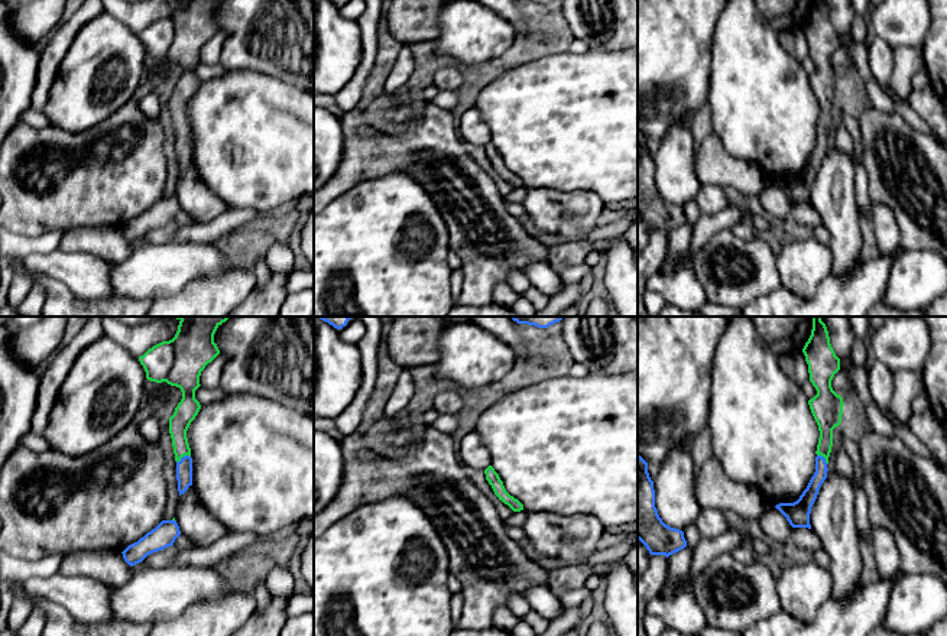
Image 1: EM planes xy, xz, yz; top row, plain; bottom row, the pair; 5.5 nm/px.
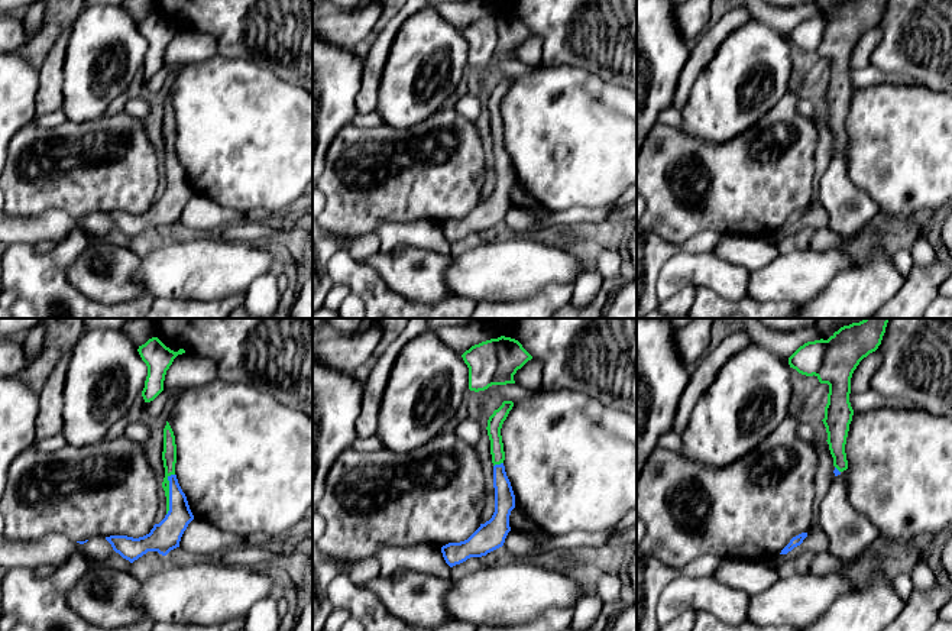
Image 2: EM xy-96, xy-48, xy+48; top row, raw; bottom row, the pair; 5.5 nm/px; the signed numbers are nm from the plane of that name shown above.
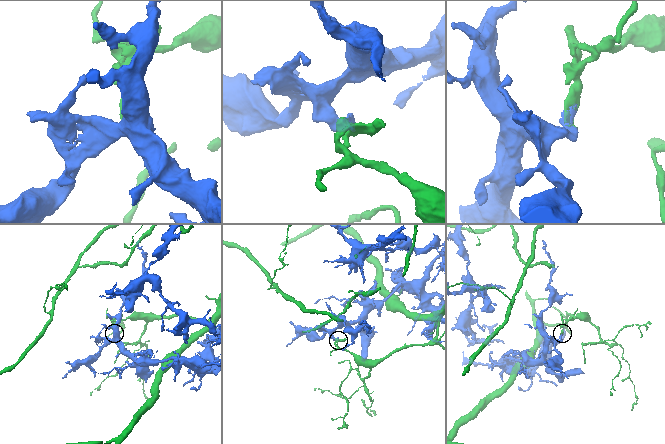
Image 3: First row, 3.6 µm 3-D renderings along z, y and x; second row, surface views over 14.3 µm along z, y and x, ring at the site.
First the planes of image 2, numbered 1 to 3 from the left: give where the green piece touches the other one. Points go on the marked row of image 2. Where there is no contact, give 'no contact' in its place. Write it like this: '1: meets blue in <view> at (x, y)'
1: meets blue in xy-96 at (170, 494)
2: meets blue in xy-48 at (498, 465)
3: meets blue in xy+48 at (836, 469)

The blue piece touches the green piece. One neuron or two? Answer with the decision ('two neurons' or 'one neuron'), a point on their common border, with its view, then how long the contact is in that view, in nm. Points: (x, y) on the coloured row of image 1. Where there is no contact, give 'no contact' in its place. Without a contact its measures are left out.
two neurons; meets blue in xy at (182, 457); contact 90 nm long

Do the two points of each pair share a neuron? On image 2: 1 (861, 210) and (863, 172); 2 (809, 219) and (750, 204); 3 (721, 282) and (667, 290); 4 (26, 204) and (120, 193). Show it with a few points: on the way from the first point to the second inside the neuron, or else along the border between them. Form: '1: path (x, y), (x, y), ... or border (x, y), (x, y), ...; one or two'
1: border (847, 158), (848, 177), (881, 210); two
2: border (813, 200), (805, 207); two
3: path (708, 269), (686, 269), (679, 277); one
4: path (49, 193), (97, 193); one

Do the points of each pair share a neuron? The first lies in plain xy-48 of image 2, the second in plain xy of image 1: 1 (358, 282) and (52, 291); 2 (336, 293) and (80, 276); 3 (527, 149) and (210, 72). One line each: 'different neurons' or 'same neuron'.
1: same neuron
2: same neuron
3: different neurons

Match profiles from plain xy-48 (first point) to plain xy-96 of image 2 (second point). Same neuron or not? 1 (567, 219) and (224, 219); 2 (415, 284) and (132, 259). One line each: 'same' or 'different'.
1: different
2: same

